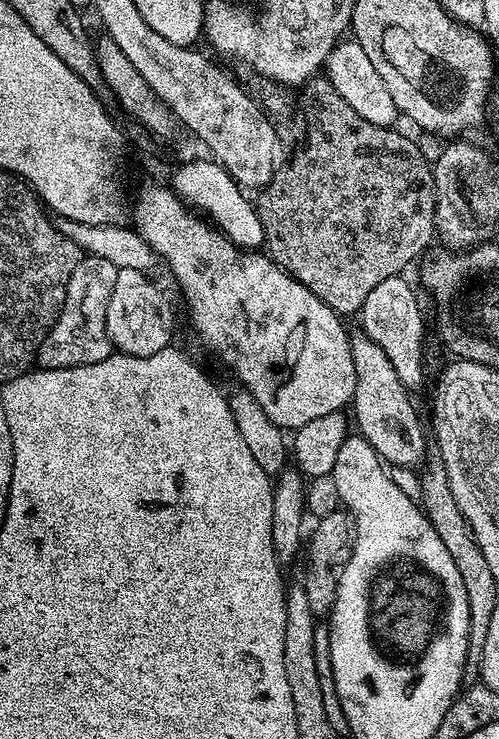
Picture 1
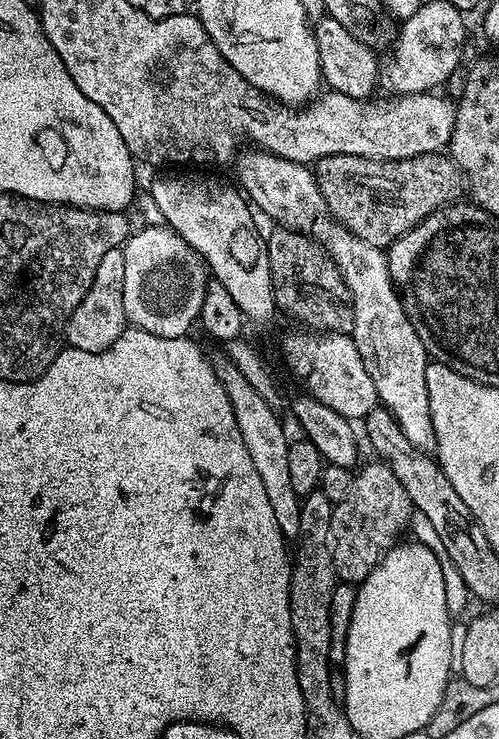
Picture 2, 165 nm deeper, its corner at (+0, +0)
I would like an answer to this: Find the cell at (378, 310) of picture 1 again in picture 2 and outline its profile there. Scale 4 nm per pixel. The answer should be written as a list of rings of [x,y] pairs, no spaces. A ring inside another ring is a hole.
[[[251,151],[241,156],[239,153],[234,160],[238,184],[245,197],[276,220],[272,222],[279,227],[310,236],[328,251],[328,257],[338,266],[352,295],[354,326],[350,335],[358,346],[358,354],[362,354],[366,374],[370,374],[374,382],[377,401],[396,419],[398,426],[402,426],[402,434],[406,434],[418,450],[435,453],[436,435],[430,418],[430,394],[426,390],[426,366],[430,357],[390,278],[387,255],[334,219],[322,190],[316,185],[316,173],[309,165],[290,162],[272,152]]]

